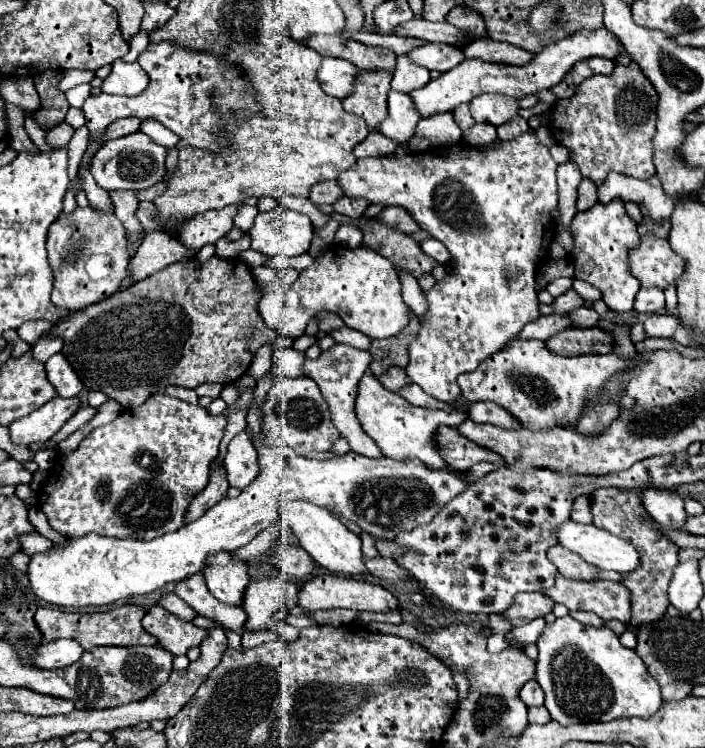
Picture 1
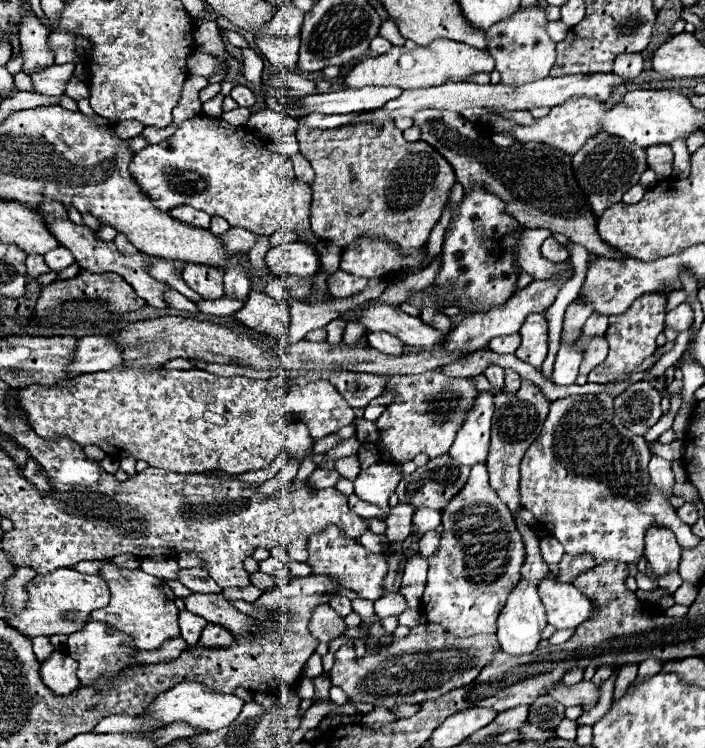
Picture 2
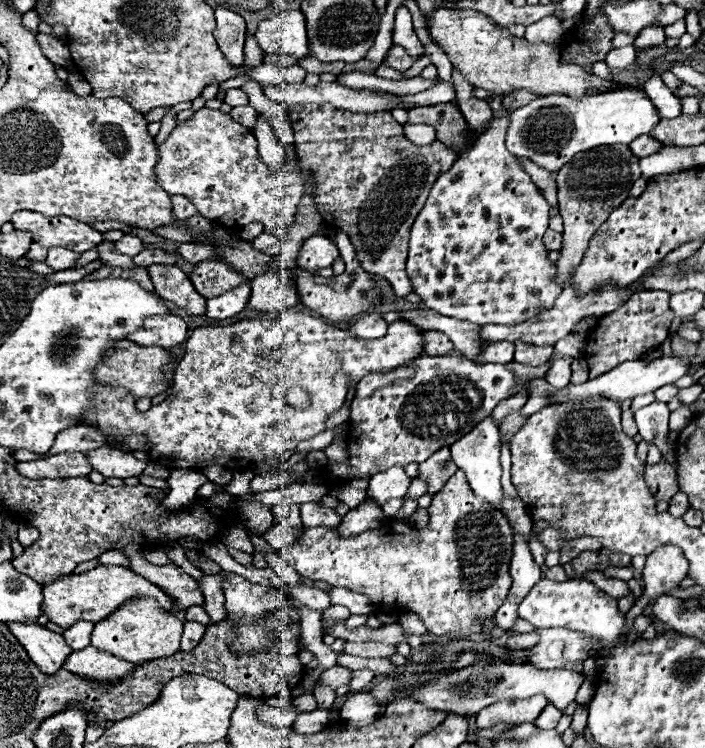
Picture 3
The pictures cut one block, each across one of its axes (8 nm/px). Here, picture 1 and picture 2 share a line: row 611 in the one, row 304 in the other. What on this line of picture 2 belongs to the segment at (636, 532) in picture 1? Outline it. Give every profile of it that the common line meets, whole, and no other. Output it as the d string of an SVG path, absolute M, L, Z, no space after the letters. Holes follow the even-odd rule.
M644 294L632 302L632 306L620 314L620 318L610 318L608 330L604 338L610 344L610 352L602 364L598 364L590 374L588 382L604 384L608 380L614 380L622 374L628 374L634 370L646 356L650 356L656 350L656 336L664 330L664 316L666 316L666 296L662 294Z

